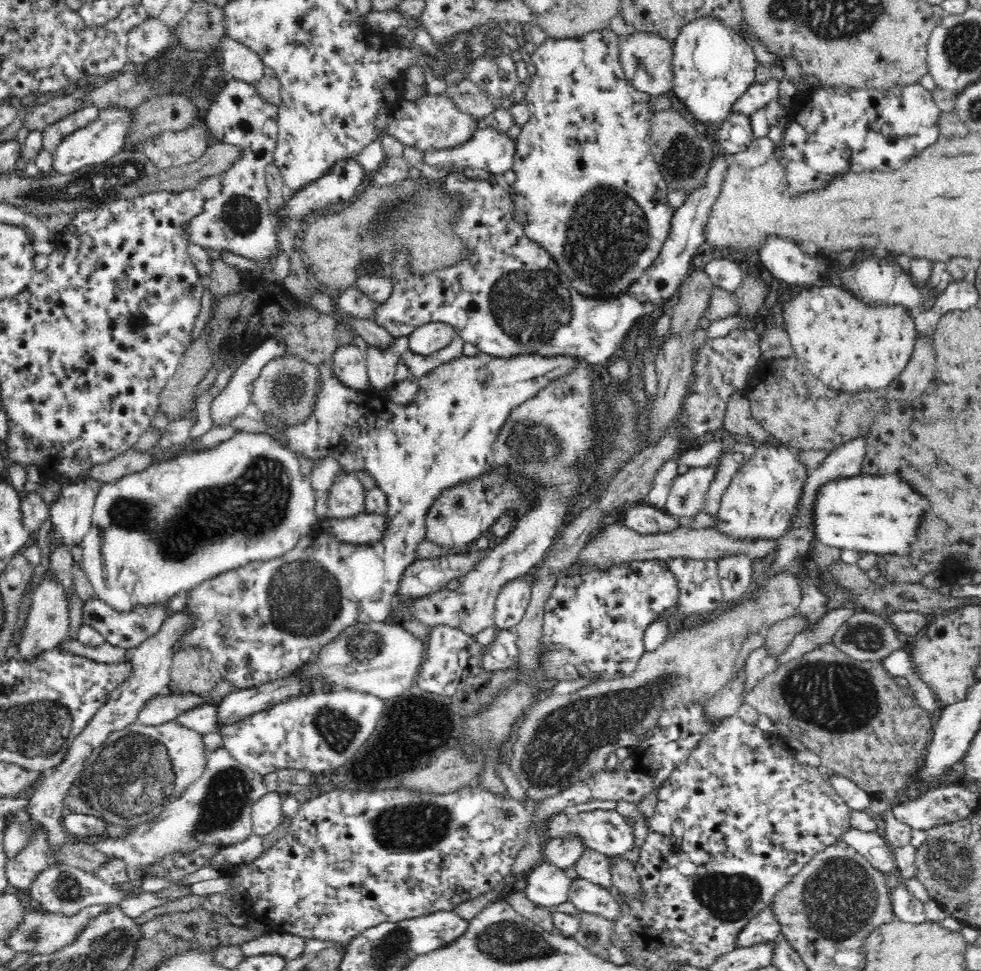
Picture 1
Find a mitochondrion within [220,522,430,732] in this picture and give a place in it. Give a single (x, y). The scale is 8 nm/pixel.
(305, 597)

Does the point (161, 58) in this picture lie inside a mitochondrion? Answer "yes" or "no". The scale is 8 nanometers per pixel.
no

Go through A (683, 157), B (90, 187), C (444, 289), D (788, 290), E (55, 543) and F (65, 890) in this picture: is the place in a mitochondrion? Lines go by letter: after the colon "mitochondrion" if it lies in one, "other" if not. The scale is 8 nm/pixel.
A: mitochondrion
B: mitochondrion
C: other
D: other
E: other
F: mitochondrion

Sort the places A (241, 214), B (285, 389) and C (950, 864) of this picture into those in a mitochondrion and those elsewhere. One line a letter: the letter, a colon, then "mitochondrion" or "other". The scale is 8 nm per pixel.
A: mitochondrion
B: mitochondrion
C: mitochondrion

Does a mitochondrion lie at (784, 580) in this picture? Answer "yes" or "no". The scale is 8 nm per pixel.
no

